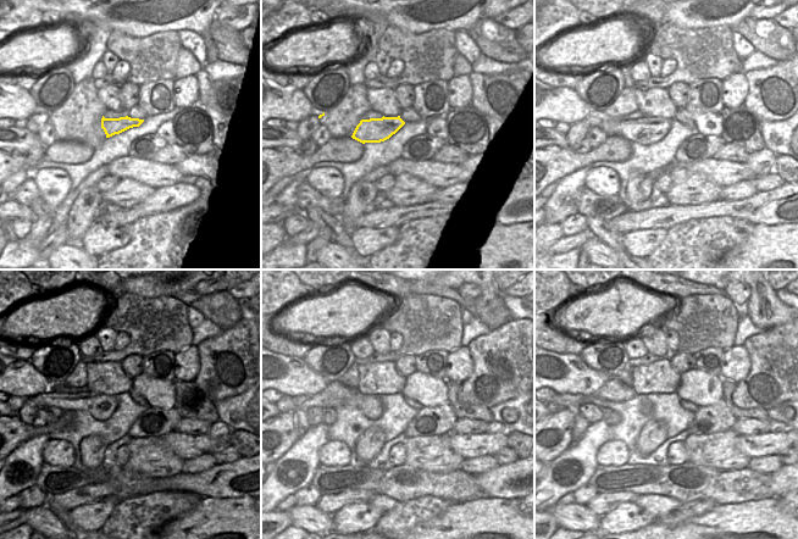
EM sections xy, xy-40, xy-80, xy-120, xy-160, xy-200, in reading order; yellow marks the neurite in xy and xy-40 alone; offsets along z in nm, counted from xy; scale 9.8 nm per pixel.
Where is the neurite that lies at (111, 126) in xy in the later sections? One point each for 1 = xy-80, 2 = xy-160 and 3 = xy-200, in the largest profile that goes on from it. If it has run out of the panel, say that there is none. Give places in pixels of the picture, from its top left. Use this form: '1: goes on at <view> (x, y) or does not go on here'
1: goes on at xy-80 (646, 131)
2: goes on at xy-160 (371, 406)
3: goes on at xy-200 (569, 401)

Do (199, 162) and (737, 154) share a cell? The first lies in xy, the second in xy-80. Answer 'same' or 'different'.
different

